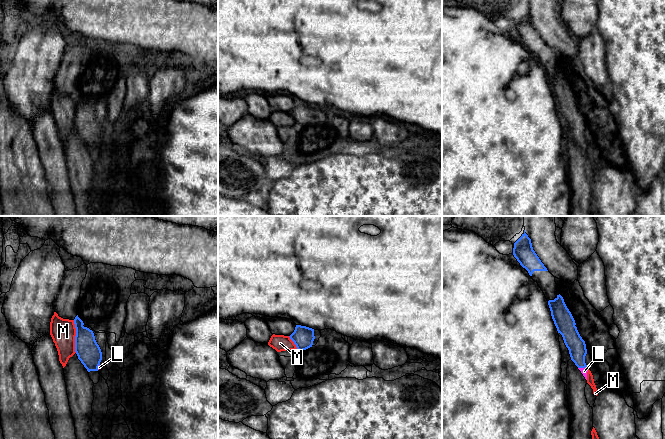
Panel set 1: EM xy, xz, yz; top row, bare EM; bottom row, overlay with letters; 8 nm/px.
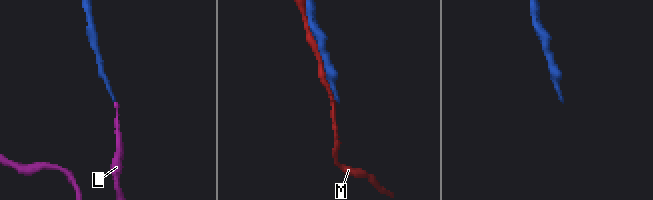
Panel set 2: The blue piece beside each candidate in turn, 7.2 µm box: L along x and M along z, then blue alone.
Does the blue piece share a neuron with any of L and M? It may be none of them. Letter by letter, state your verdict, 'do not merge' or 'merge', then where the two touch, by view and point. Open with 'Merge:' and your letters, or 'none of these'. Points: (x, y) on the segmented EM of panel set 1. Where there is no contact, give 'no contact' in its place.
Merge: L
L: merge; meets blue in yz at (582, 367)
M: do not merge; meets blue in xy at (75, 336)

